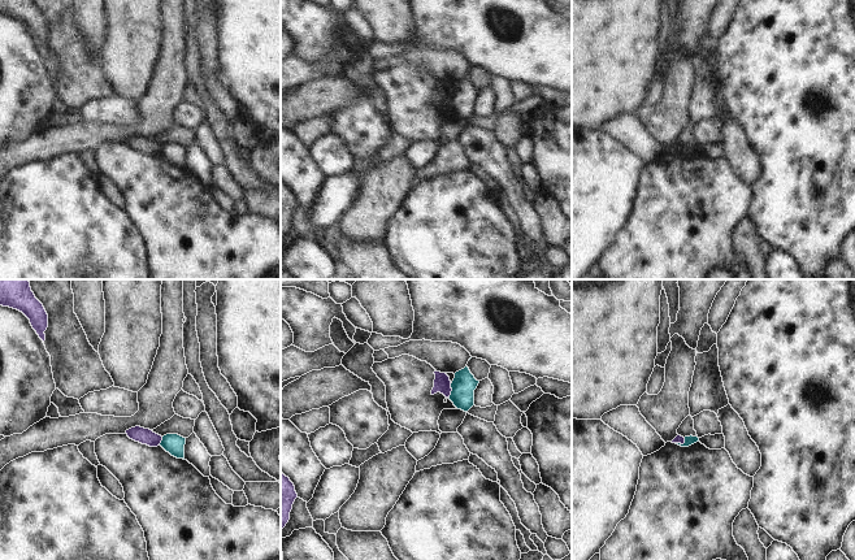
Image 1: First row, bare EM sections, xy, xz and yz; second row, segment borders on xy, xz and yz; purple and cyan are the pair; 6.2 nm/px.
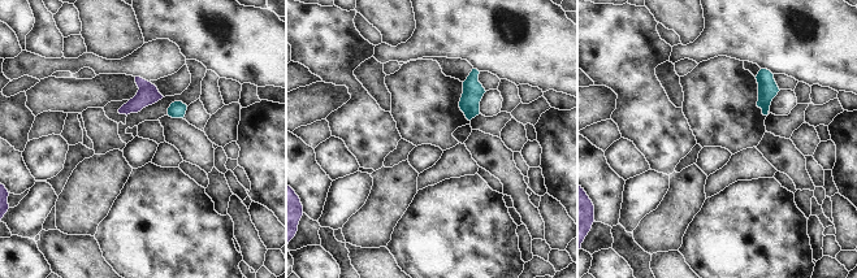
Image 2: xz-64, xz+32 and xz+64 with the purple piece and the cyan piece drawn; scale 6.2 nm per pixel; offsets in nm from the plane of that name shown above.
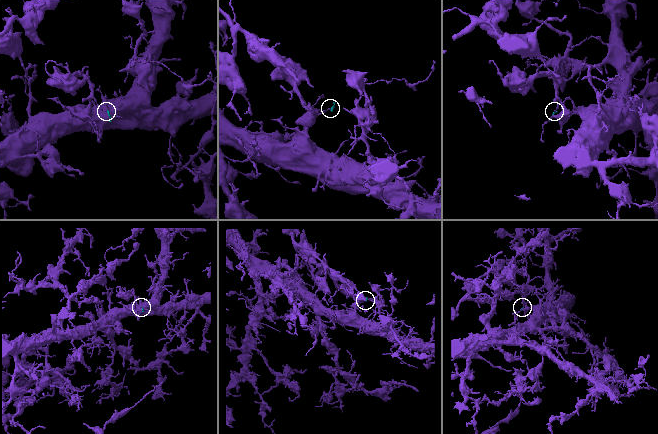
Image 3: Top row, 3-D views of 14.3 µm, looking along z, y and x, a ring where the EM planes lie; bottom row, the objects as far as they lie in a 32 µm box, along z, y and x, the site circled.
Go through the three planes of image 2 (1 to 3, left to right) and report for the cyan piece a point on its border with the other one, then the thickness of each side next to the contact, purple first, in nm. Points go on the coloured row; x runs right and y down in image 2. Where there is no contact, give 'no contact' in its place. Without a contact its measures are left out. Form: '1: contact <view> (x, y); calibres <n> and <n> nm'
1: no contact
2: no contact
3: no contact

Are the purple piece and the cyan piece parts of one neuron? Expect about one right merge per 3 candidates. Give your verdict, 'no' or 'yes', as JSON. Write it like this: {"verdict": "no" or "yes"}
{"verdict": "no"}

